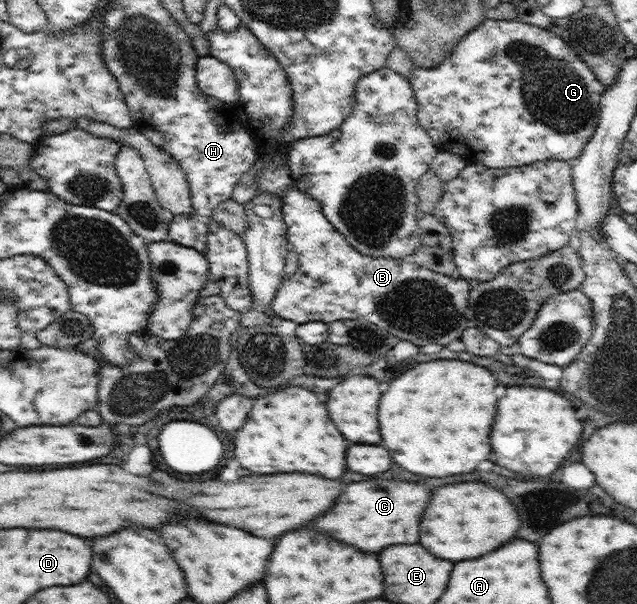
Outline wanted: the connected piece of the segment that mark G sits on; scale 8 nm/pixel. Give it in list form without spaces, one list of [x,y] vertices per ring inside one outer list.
[[[486,19],[478,26],[475,26],[469,35],[465,35],[441,64],[430,69],[415,66],[410,83],[417,99],[416,117],[432,138],[437,149],[441,152],[452,152],[460,155],[468,164],[482,164],[489,168],[498,169],[520,167],[547,159],[567,160],[580,157],[585,145],[595,134],[598,125],[598,114],[600,114],[599,103],[607,87],[600,83],[591,67],[583,59],[580,59],[570,47],[568,47],[568,55],[564,57],[564,61],[562,61],[562,57],[556,57],[556,47],[560,47],[560,45],[556,43],[556,33],[554,31],[546,31],[542,27],[522,20]]]

